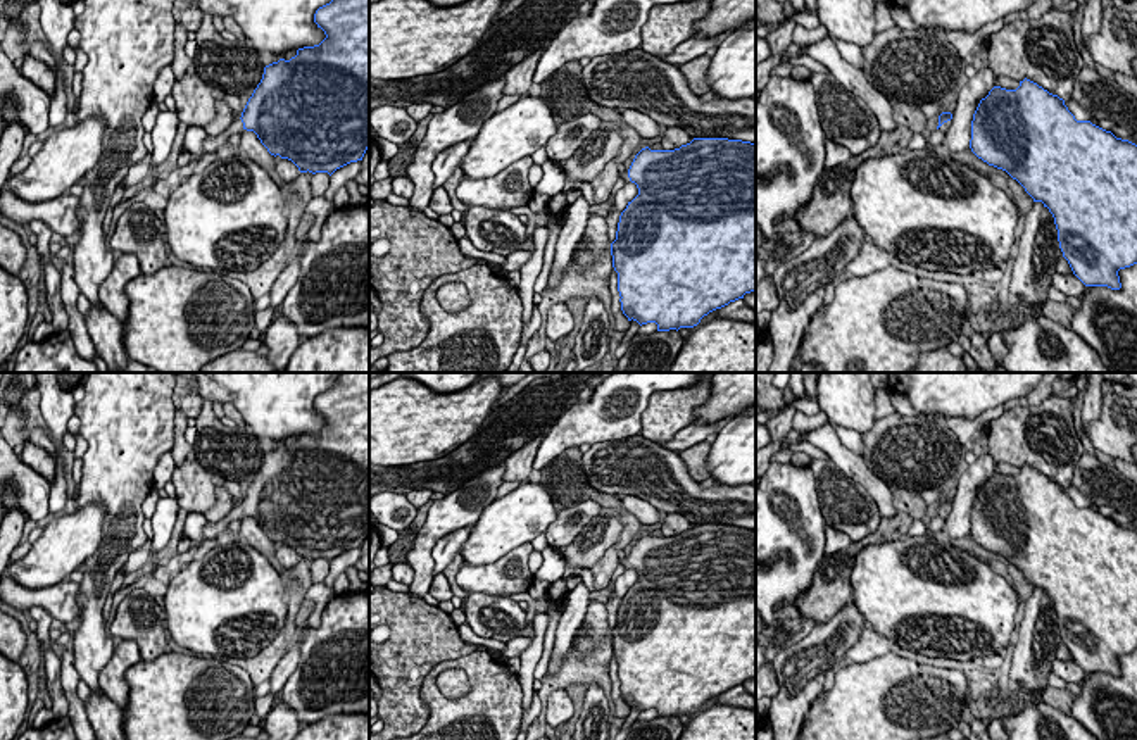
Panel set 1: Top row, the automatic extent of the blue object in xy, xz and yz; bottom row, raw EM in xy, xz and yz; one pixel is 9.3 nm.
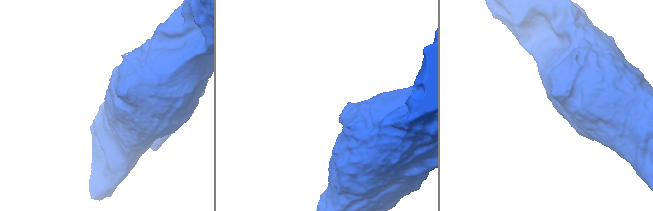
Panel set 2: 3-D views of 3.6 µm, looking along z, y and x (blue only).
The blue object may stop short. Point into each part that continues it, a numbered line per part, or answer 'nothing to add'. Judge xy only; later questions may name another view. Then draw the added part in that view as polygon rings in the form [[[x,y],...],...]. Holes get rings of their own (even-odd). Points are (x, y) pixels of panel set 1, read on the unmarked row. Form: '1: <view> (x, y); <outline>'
1: xy (211, 530); [[[242,505],[233,507],[231,512],[224,519],[216,521],[216,523],[207,521],[205,526],[204,526],[204,536],[207,540],[221,538],[228,531],[229,523],[235,521],[235,519],[240,521],[242,517],[243,517]]]

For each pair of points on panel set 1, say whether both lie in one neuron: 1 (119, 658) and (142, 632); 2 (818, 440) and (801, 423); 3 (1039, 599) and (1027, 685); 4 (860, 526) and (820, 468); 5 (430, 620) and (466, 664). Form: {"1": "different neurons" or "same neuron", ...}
{"1": "different neurons", "2": "different neurons", "3": "same neuron", "4": "same neuron", "5": "different neurons"}

